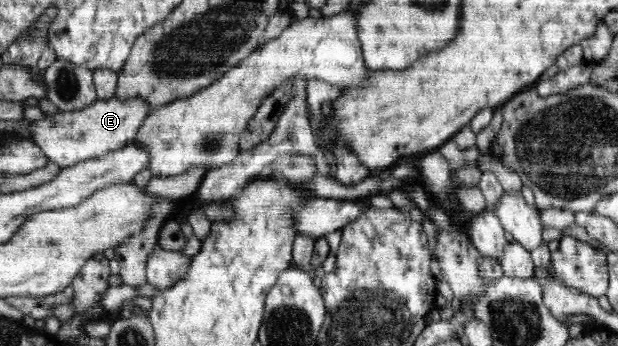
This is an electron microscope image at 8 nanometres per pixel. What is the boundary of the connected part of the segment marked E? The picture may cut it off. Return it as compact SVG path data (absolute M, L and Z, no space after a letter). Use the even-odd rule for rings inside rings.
M99 98L87 108L61 111L61 114L47 116L45 120L35 122L35 128L29 124L27 137L42 149L47 161L63 169L129 146L138 132L138 126L152 110L154 109L146 106L146 102L142 102L140 98L135 100L110 98L107 101Z

